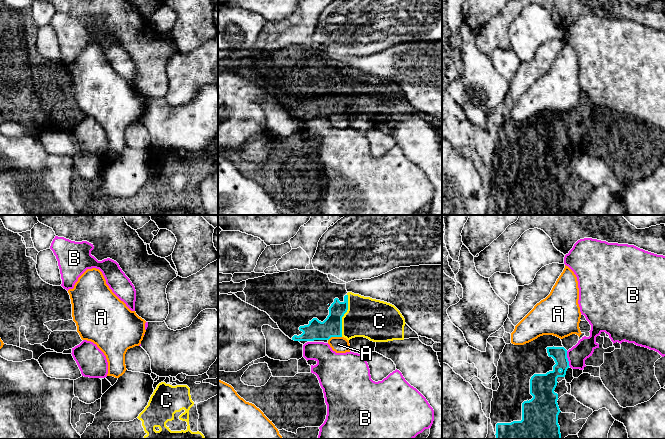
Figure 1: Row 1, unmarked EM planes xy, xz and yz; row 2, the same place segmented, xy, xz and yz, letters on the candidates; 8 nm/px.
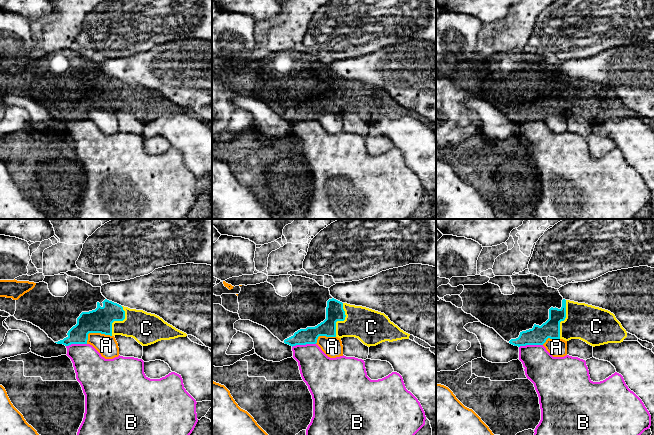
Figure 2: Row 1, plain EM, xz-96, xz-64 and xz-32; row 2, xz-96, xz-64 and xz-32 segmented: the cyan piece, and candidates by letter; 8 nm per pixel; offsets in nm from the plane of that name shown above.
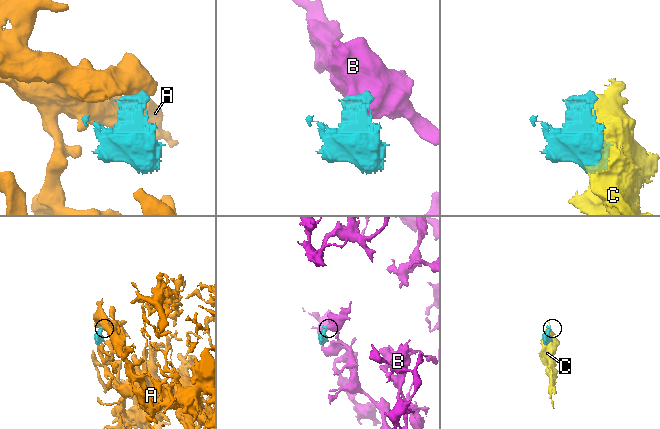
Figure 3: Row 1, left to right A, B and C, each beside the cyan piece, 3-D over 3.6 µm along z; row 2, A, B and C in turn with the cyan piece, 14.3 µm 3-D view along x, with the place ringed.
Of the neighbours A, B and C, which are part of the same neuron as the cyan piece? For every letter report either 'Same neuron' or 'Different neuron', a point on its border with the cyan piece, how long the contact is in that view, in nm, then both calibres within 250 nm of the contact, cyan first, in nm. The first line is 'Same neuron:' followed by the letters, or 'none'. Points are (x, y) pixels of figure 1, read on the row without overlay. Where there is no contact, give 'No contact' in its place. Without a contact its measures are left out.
Same neuron: none
A: Different neuron. Touches cyan at xz (334, 112). Shared border 120 nm. Thickness 160 nm (cyan) against 130 nm
B: Different neuron. Touches cyan at yz (567, 135). Shared border 130 nm. Thickness 150 nm (cyan) against 150 nm
C: Different neuron. Touches cyan at xz (343, 91). Shared border 340 nm. Thickness 160 nm (cyan) against 320 nm

